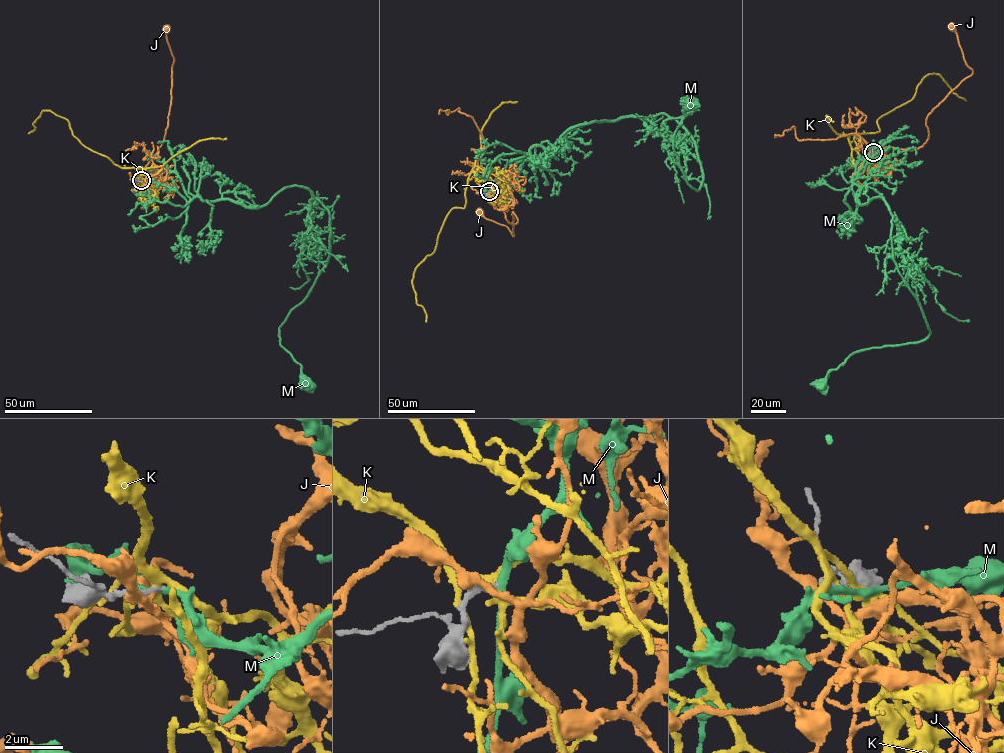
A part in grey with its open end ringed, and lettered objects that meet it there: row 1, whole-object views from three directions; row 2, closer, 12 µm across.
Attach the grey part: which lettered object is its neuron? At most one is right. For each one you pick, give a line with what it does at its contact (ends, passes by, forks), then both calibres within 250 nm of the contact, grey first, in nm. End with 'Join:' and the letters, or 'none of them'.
Join: none of them

